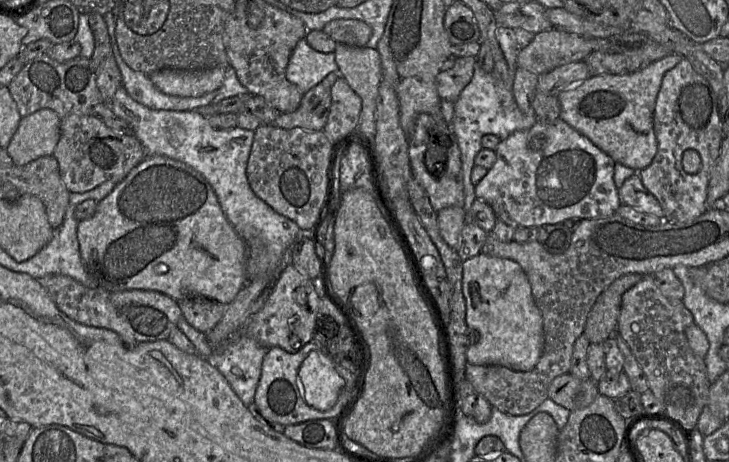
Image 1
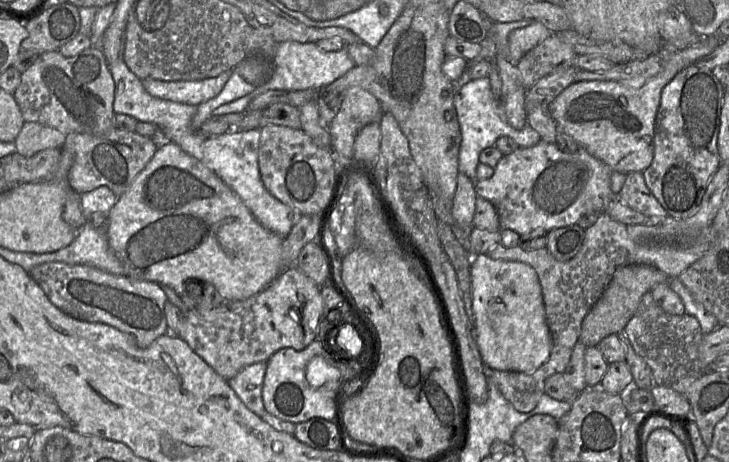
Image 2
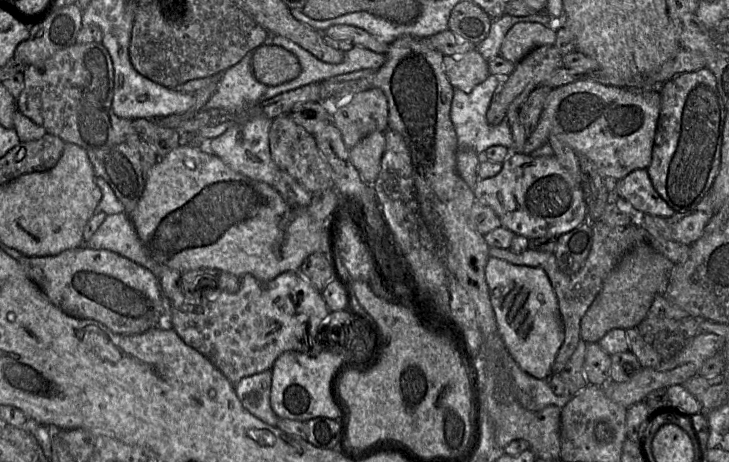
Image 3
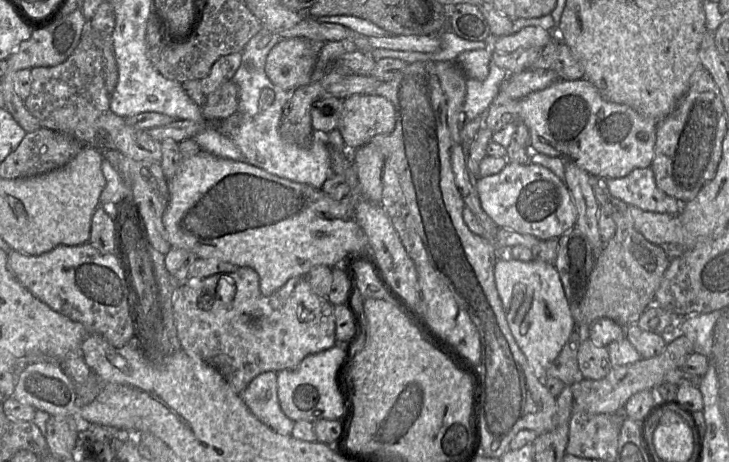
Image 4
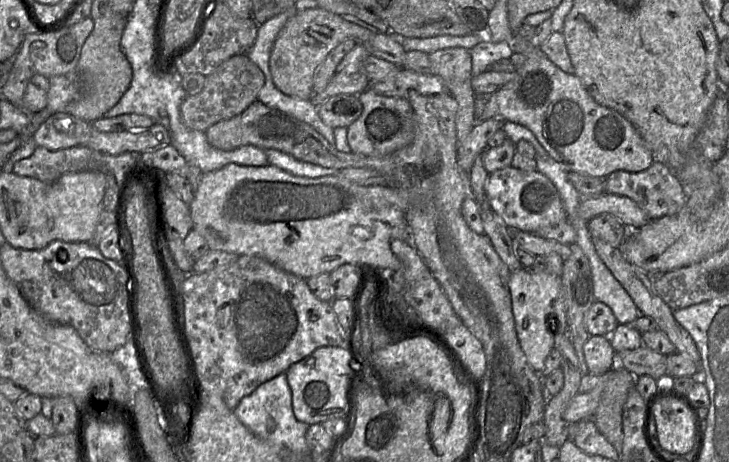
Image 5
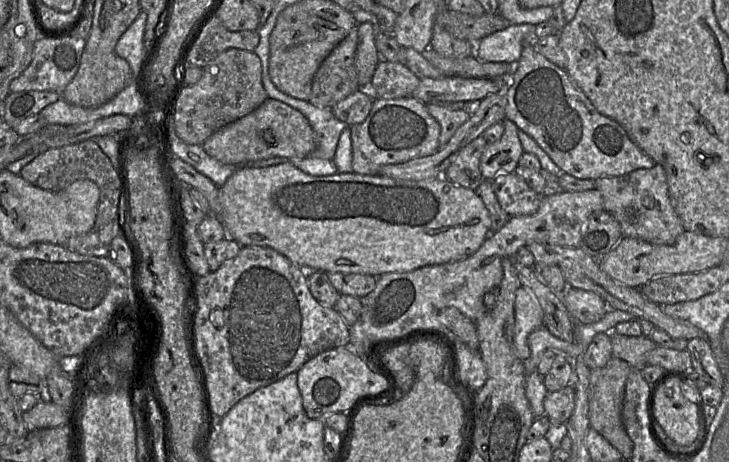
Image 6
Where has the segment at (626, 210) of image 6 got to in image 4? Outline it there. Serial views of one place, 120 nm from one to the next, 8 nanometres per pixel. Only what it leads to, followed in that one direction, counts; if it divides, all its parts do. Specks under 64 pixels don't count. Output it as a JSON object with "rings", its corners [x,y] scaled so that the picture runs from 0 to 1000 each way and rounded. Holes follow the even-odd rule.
{"rings":[[[893,361],[874,364],[857,383],[831,390],[837,418],[863,446],[918,465],[934,457],[937,442],[901,405]]]}

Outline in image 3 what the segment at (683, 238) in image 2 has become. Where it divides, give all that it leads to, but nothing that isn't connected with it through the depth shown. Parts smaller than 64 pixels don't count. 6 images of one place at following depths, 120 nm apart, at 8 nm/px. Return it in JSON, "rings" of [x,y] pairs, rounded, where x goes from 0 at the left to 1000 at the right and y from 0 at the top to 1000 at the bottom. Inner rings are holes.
{"rings":[[[823,476],[811,483],[813,483],[812,530],[808,552],[798,580],[785,595],[775,593],[768,584],[759,548],[746,548],[724,539],[720,545],[708,550],[700,539],[679,535],[672,535],[671,539],[672,556],[693,563],[705,574],[742,580],[749,589],[764,641],[767,675],[774,712],[774,736],[757,790],[757,810],[767,807],[789,760],[790,749],[796,738],[796,697],[798,686],[824,630],[831,600],[844,580],[859,545],[877,526],[886,526],[925,571],[940,567],[945,554],[947,530],[918,522],[907,513],[898,513],[875,478],[870,478],[863,487],[853,491],[837,491]]]}

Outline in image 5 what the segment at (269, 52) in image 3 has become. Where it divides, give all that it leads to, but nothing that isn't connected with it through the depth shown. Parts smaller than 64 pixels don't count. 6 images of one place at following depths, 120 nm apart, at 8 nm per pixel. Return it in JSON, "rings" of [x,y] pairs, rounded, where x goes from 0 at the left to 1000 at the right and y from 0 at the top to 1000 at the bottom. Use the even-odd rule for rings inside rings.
{"rings":[[[438,15],[407,24],[383,69],[372,110],[369,147],[377,186],[392,206],[424,216],[431,201],[433,152],[451,113],[475,84],[497,93],[506,89],[509,76],[505,63]]]}

